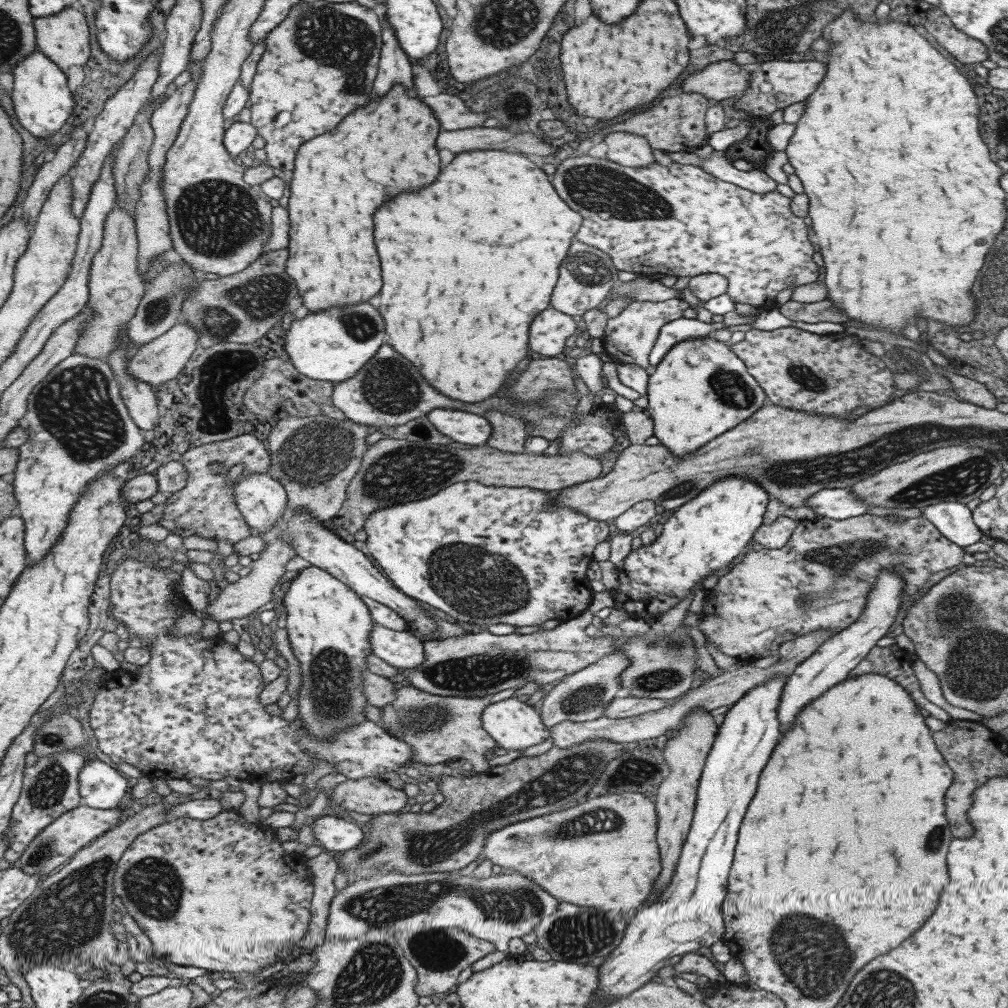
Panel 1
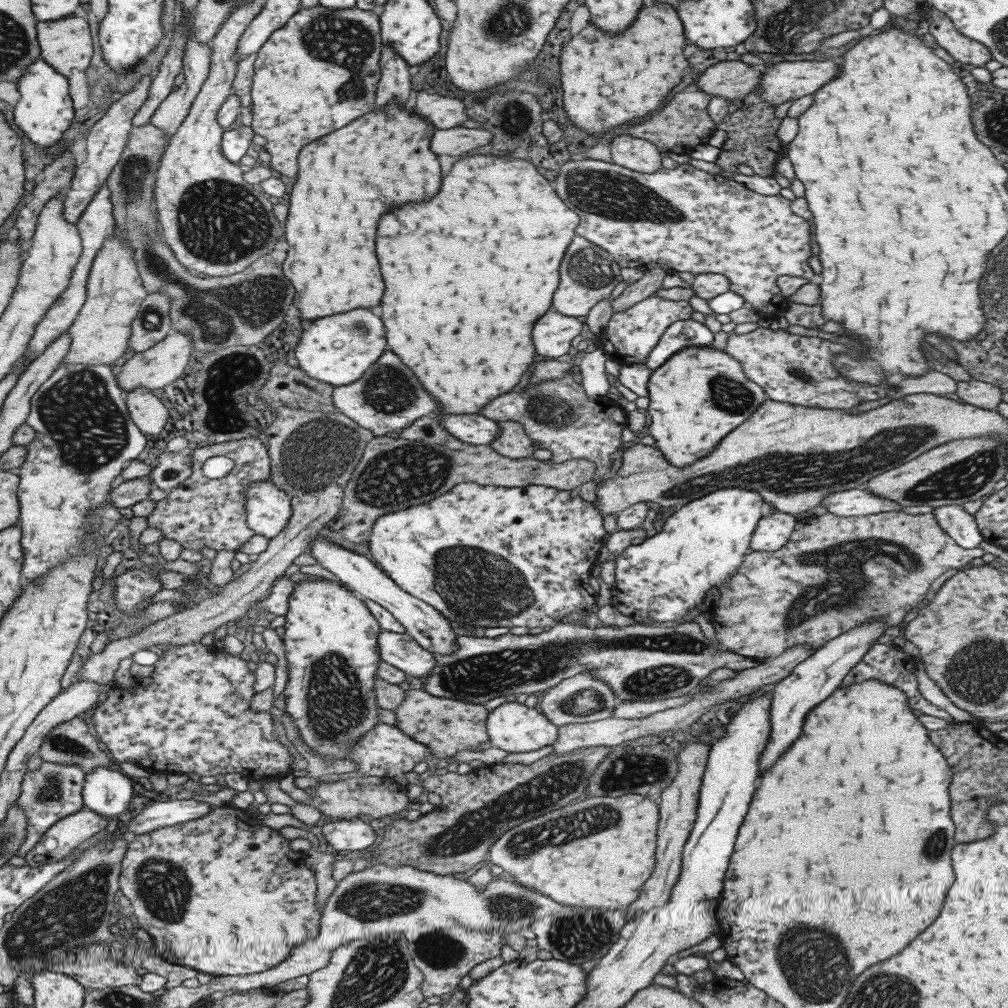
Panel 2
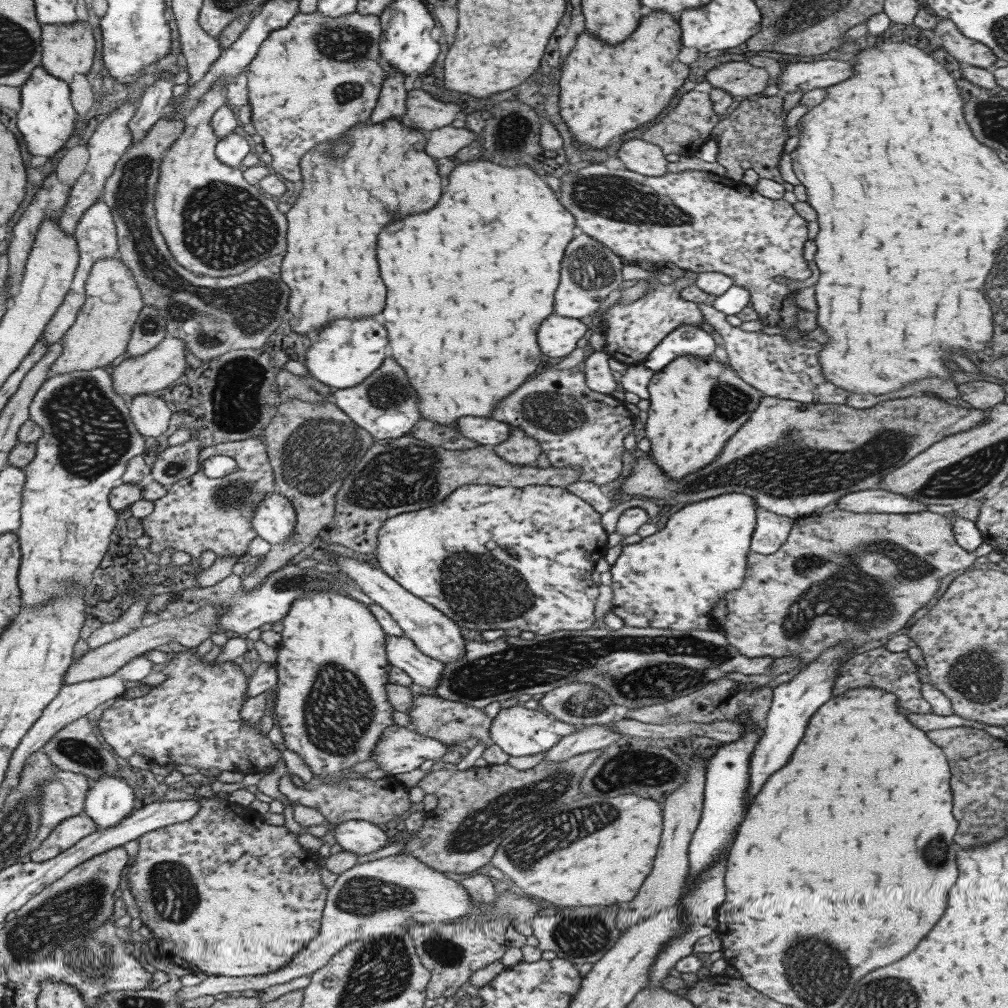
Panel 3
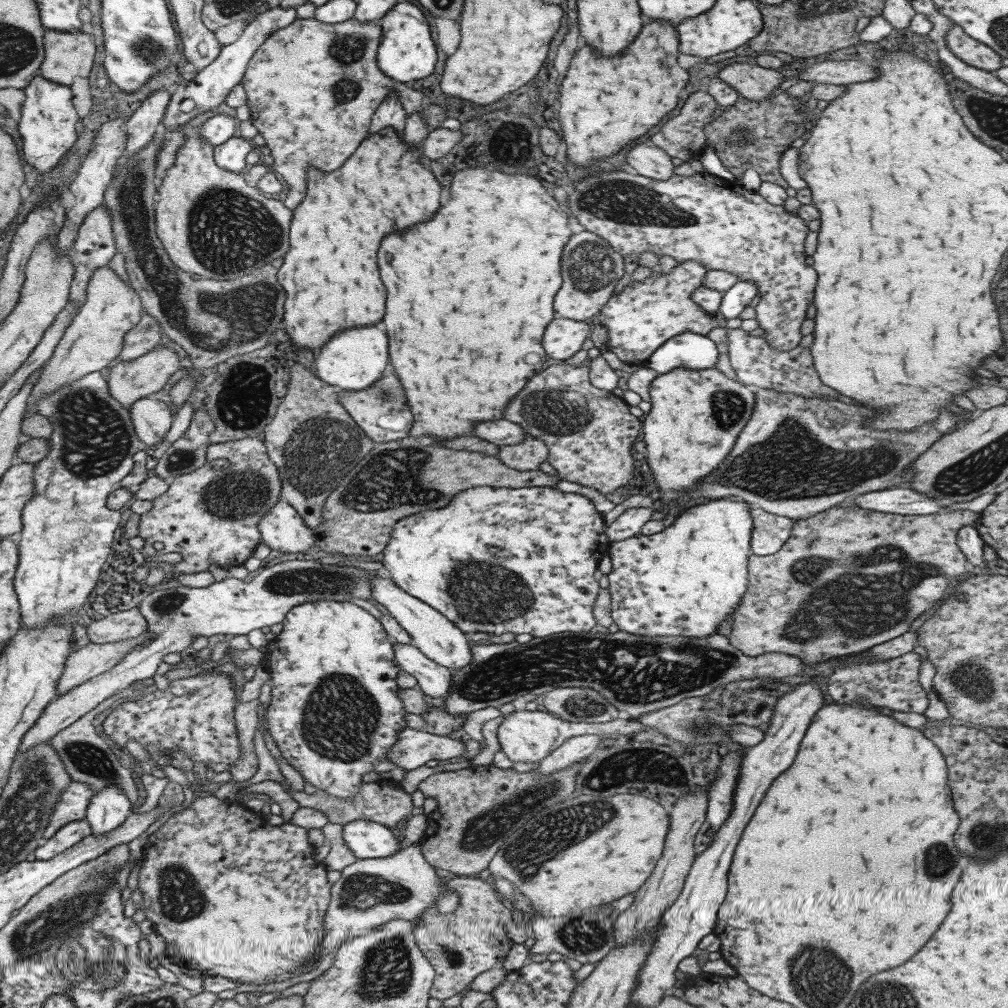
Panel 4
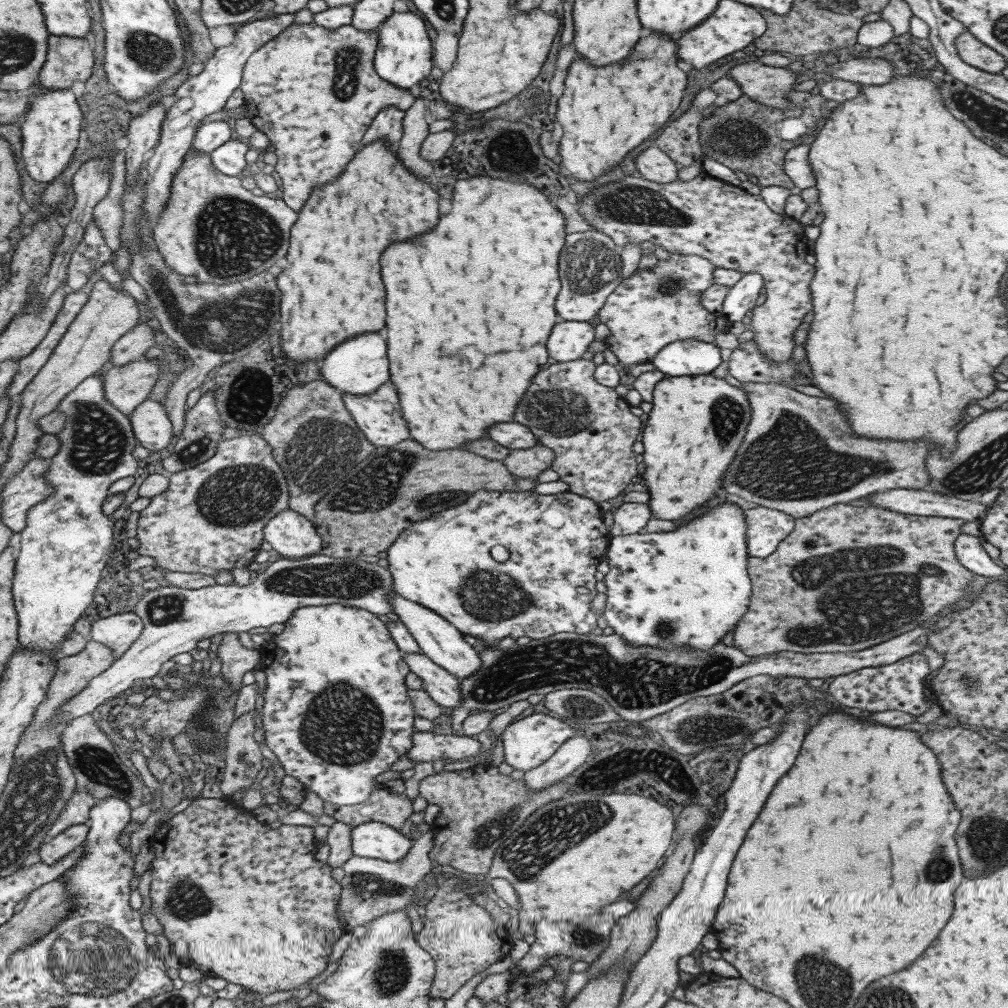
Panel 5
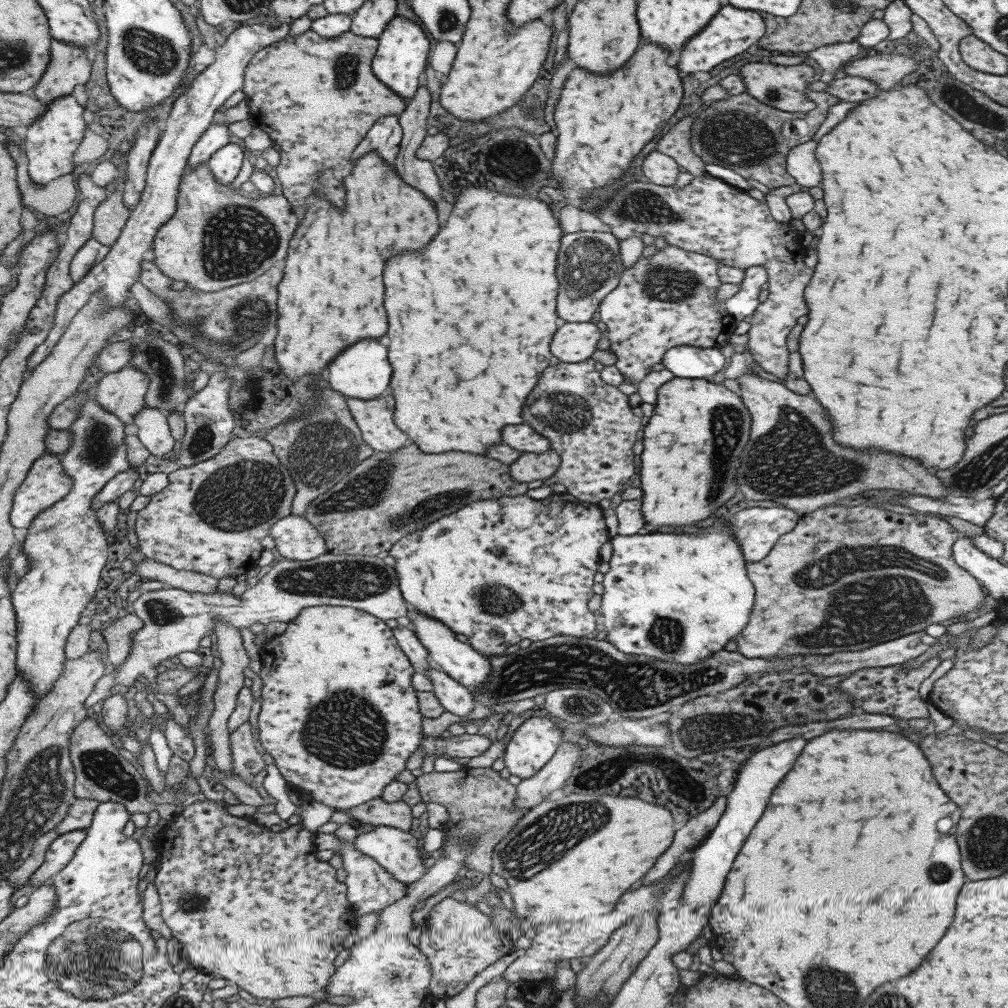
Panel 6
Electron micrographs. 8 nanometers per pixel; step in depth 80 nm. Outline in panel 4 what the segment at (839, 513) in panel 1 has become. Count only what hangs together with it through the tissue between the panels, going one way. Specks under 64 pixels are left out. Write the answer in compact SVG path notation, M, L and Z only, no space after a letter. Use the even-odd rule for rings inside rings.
M906 486L868 492L852 498L859 508L900 515L926 515L947 512L947 506L937 504L934 498L919 494Z

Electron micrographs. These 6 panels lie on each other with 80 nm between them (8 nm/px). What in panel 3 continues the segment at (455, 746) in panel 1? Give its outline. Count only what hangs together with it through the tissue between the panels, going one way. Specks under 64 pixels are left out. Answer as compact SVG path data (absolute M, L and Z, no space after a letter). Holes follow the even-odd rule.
M417 694L413 696L411 706L406 710L410 718L411 731L419 733L421 736L427 736L433 740L438 740L442 744L447 744L449 750L457 742L477 738L487 746L493 745L488 735L488 728L491 719L480 708L464 705L463 703L441 700L437 696L427 696L427 694Z

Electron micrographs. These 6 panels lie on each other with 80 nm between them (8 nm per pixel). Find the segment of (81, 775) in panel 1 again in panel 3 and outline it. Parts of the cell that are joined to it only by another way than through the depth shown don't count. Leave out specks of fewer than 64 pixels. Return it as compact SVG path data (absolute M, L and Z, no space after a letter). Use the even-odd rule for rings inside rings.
M109 775L98 776L97 780L89 782L88 789L85 791L83 814L91 818L99 829L115 826L134 810L131 792L131 787L122 778Z

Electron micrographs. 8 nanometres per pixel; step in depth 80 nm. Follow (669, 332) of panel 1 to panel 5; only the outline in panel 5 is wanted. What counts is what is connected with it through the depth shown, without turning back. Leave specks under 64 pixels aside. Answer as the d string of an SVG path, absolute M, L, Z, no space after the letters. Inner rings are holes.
M697 339L676 340L661 348L650 363L665 376L707 374L722 362L719 349Z

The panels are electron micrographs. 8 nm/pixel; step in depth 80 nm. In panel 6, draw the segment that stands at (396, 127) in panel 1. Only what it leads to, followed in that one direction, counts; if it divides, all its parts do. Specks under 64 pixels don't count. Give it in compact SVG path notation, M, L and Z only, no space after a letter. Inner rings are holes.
M367 152L360 159L355 159L342 185L343 210L322 198L313 198L305 204L303 220L292 232L283 260L282 277L277 283L277 338L273 342L275 362L279 364L279 370L293 381L305 374L319 374L321 368L345 346L361 338L379 338L385 334L385 310L381 308L381 270L385 260L399 250L423 248L437 232L437 216L431 200L427 200L419 189L405 184L393 166L377 158L375 152Z

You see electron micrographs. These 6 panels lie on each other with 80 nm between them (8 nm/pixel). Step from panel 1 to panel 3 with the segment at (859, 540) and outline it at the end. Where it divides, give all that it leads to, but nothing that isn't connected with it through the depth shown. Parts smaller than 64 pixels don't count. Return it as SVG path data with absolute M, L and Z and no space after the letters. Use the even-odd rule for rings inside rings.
M831 510L830 512L817 512L813 515L810 515L808 518L804 520L796 519L792 524L792 529L788 532L788 537L785 539L785 542L771 555L757 555L753 551L748 553L746 557L746 568L745 568L745 578L743 584L741 586L740 591L735 591L730 594L729 597L725 597L725 610L727 610L727 614L725 614L725 620L723 620L723 624L720 630L721 634L727 639L727 644L730 644L733 648L736 648L736 651L741 654L741 656L746 657L761 657L761 656L771 656L772 658L779 658L782 656L789 656L795 655L799 660L799 665L805 665L809 661L812 661L815 657L820 655L821 651L825 651L826 648L835 646L839 641L846 642L846 651L855 650L855 648L862 646L865 642L871 642L871 640L879 640L879 638L883 638L891 633L897 633L897 631L901 630L903 626L907 623L907 621L913 616L914 612L917 612L919 608L925 606L929 600L931 600L931 596L937 592L937 586L939 586L939 580L941 580L941 576L945 576L945 574L951 574L951 572L955 572L955 570L961 570L963 568L965 571L967 568L973 564L973 561L983 560L985 559L986 555L992 550L993 548L989 546L985 546L984 544L979 545L974 551L967 552L963 550L954 540L954 536L952 535L950 520L948 519L948 514L941 515L937 513L933 513L930 511L919 511L919 512L912 512L912 513L869 513L866 512L863 514L862 512L847 512L846 510Z

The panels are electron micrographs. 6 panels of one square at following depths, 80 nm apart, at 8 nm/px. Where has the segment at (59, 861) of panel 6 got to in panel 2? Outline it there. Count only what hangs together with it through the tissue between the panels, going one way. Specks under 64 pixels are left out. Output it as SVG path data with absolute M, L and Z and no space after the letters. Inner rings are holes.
M85 808L56 820L43 832L39 842L22 856L25 864L37 868L65 858L73 848L101 832L107 822L103 815Z

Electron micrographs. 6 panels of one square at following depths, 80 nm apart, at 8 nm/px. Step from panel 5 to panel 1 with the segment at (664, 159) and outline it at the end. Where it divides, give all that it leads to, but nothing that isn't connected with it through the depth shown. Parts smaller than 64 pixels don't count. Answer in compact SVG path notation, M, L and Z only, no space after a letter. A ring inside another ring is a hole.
M615 131L603 138L607 148L605 159L626 167L646 167L652 163L653 154L649 144L641 136L633 133Z

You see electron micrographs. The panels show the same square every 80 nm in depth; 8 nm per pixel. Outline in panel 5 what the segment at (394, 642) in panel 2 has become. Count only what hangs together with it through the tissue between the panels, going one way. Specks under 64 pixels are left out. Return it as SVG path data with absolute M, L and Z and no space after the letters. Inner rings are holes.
M422 653L402 654L402 661L407 664L409 673L422 680L423 691L433 702L449 710L460 705L461 691L456 676L433 664Z

